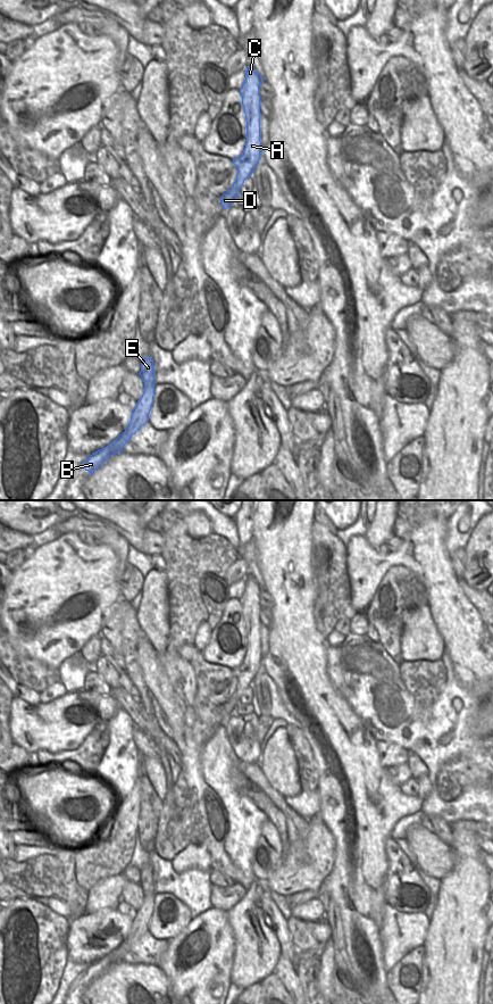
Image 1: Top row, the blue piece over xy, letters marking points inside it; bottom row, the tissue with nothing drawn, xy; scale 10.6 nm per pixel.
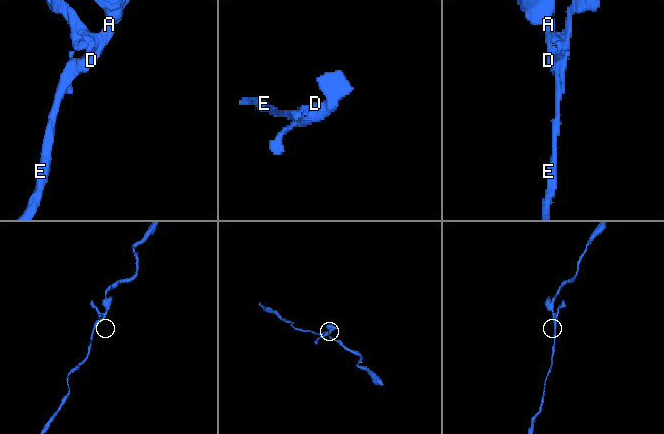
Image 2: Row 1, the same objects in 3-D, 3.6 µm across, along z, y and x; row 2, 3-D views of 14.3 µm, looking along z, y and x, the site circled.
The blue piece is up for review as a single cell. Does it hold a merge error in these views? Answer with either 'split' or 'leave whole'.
split

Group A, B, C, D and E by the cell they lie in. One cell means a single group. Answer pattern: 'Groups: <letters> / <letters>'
Groups: A / B C D E

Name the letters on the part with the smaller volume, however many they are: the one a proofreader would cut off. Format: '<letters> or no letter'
A

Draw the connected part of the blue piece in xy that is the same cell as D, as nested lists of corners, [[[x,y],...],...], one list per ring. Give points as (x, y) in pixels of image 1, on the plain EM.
[[[239,666],[233,667],[233,673],[237,678],[237,684],[232,698],[224,703],[220,707],[224,720],[235,712],[236,706],[240,704],[242,694],[248,687],[252,684],[258,671],[252,671],[251,666]]]

